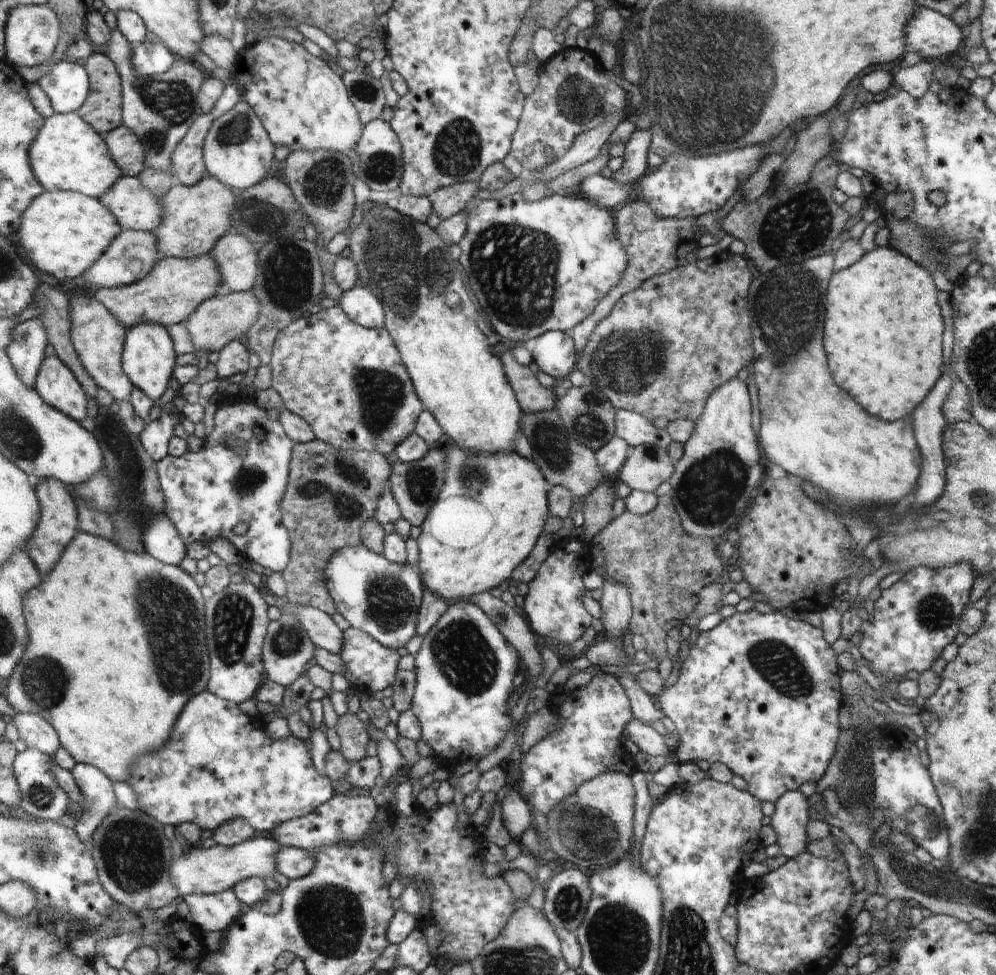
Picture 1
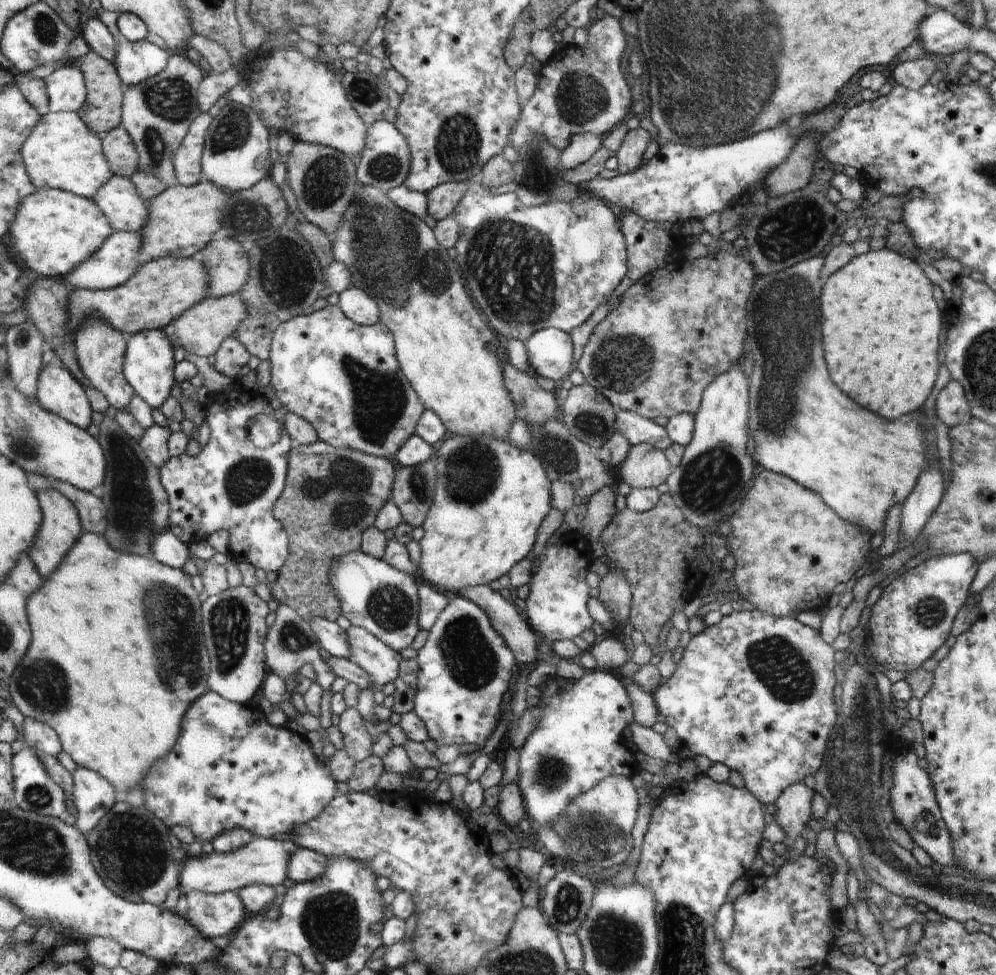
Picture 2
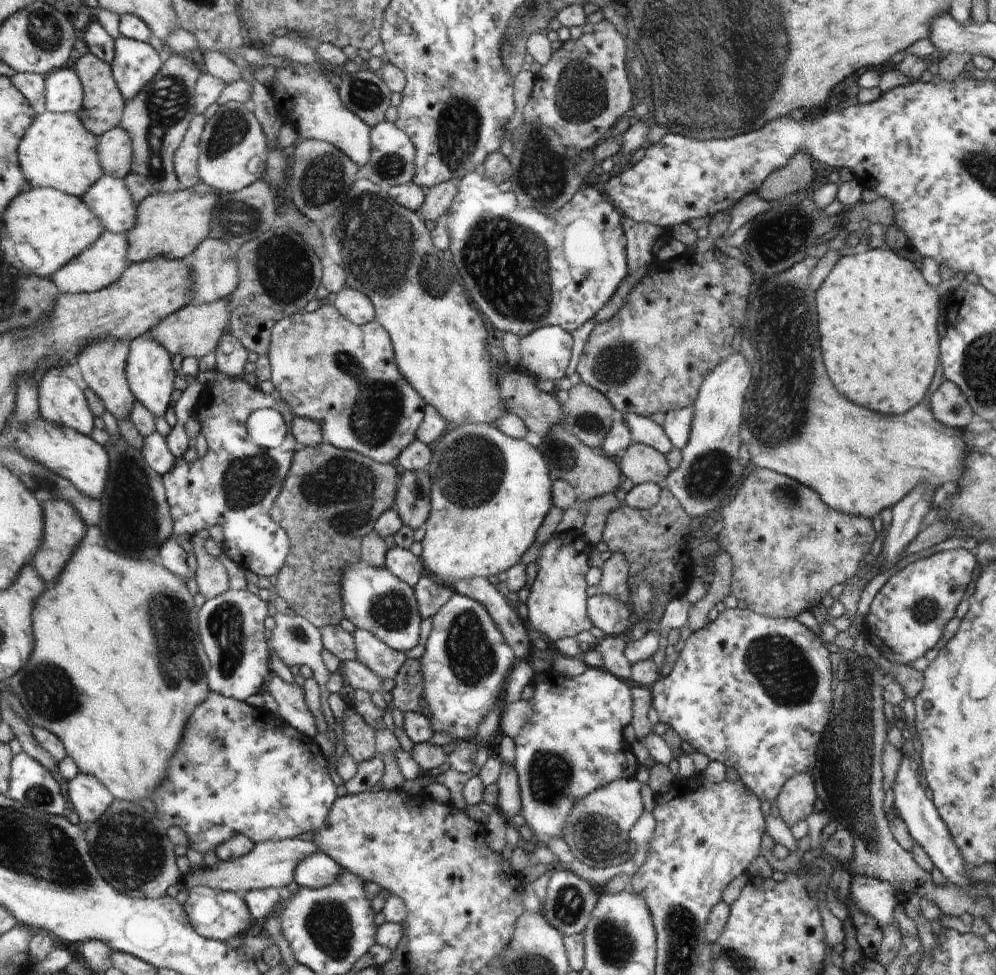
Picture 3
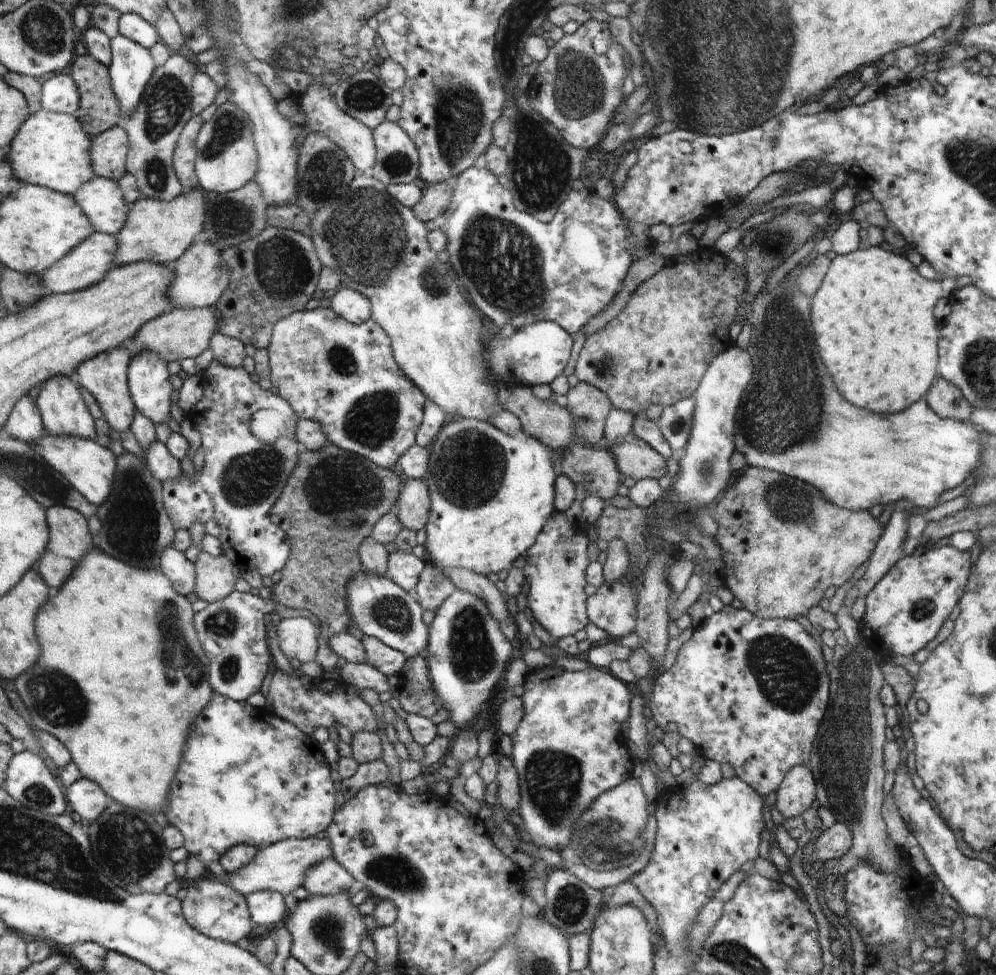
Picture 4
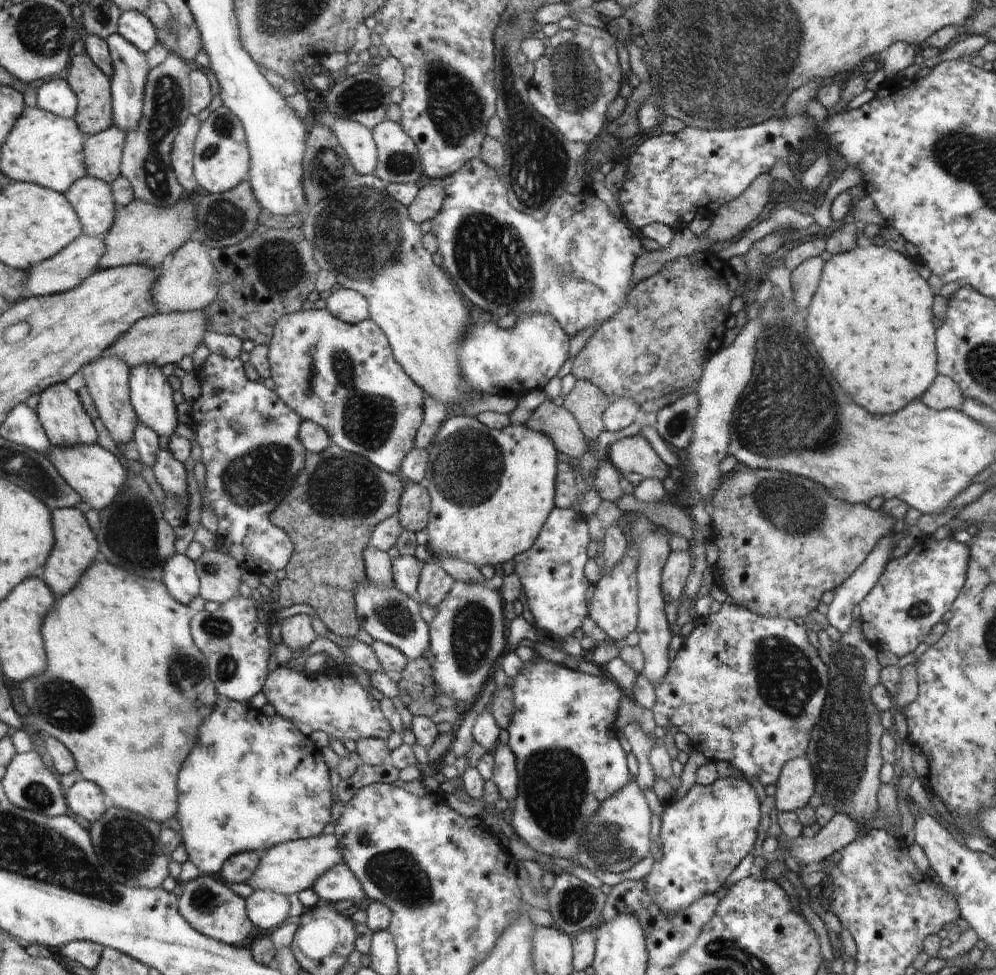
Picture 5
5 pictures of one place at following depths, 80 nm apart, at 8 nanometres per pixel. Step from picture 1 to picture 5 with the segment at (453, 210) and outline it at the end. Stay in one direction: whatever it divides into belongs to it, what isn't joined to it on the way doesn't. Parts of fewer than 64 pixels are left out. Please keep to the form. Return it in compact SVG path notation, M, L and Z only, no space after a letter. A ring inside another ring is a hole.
M426 181L420 185L415 201L407 207L408 214L414 222L431 220L440 212L445 197L445 190L438 181Z

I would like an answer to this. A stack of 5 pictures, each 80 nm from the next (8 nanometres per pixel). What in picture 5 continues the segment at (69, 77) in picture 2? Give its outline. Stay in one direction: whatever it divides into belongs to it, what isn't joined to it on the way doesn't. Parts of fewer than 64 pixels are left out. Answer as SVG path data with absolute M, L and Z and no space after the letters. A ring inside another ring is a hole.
M65 77L52 79L37 89L37 107L56 116L74 118L77 111L77 96Z

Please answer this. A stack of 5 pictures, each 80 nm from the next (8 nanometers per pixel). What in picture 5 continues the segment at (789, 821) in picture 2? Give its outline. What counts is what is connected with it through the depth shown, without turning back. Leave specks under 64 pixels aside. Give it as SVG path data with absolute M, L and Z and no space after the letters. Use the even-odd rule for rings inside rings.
M807 756L796 757L783 766L777 782L775 808L792 812L808 804L814 794L814 776Z

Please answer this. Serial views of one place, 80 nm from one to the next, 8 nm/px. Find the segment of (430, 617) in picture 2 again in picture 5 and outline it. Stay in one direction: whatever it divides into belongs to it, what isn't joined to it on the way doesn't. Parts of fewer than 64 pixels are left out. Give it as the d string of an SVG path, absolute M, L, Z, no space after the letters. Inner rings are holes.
M438 560L424 562L417 586L421 603L436 608L454 583L455 580L440 566Z

